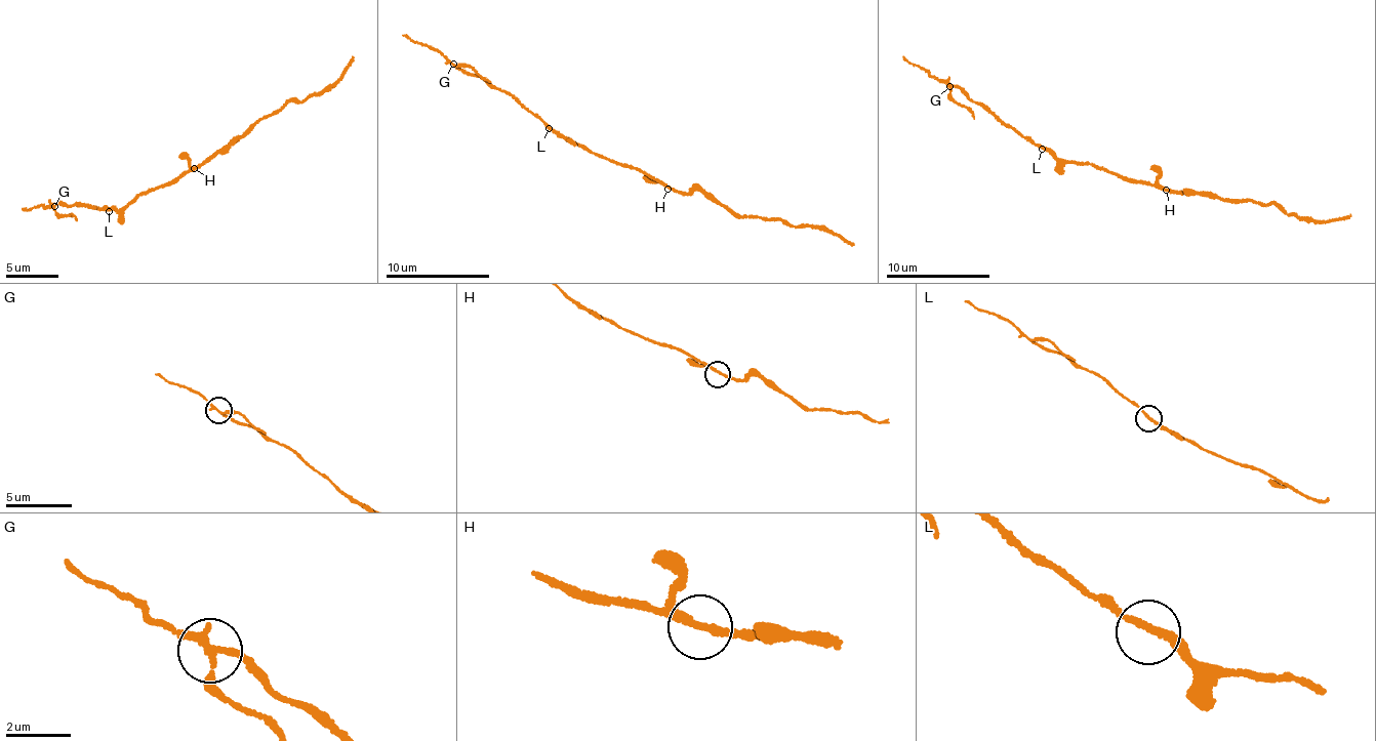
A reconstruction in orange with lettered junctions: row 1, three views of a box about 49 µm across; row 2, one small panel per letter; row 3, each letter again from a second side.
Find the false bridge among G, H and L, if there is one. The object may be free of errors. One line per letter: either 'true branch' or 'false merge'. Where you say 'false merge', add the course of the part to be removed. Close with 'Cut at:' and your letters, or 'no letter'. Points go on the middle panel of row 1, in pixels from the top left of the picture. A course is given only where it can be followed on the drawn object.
G: false merge; foreign part runs (452, 65), (434, 48), (402, 36)
H: true branch
L: true branch
Cut at: G

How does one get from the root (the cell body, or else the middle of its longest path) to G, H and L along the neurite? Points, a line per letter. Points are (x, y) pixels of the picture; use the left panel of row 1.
G: (177, 180), (156, 187), (117, 210), (106, 211), (74, 204), (53, 207)
H: (177, 180), (194, 168)
L: (177, 180), (156, 187), (121, 208), (109, 211)

